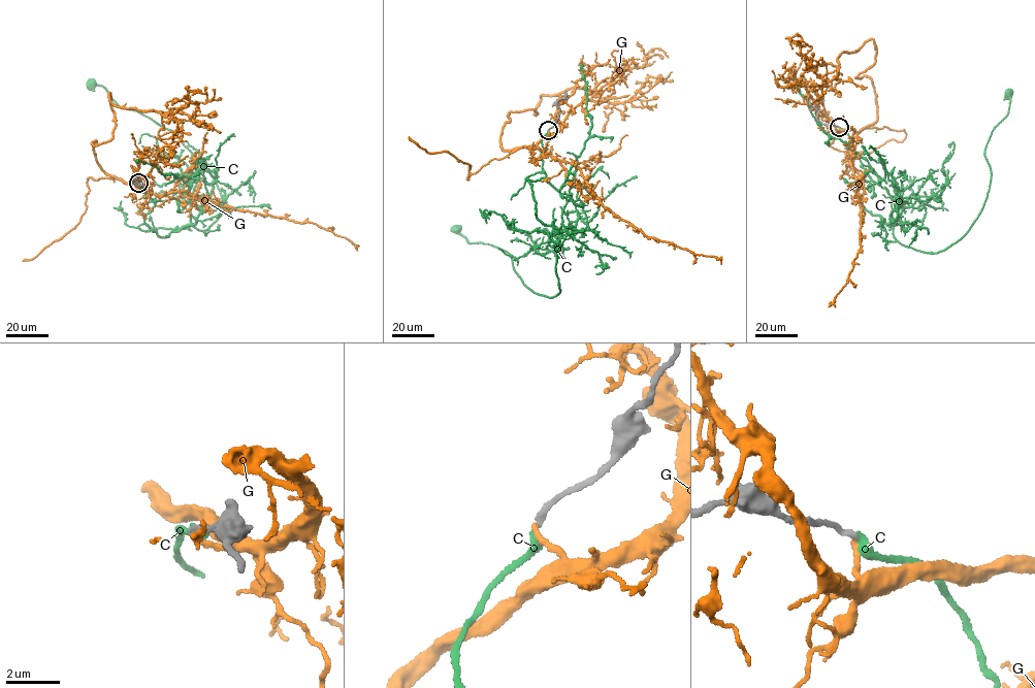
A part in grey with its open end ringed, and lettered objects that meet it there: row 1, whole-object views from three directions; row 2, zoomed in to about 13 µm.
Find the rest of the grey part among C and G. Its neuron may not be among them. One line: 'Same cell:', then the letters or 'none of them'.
Same cell: C

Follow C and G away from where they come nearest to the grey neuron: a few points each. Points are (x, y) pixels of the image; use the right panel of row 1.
C: (839, 127), (866, 170), (866, 209), (892, 218), (898, 241), (936, 253), (983, 206), (985, 148), (1008, 94)
G: (839, 127), (876, 120), (873, 82), (855, 76), (873, 39), (838, 66), (812, 68), (800, 35), (791, 48)

